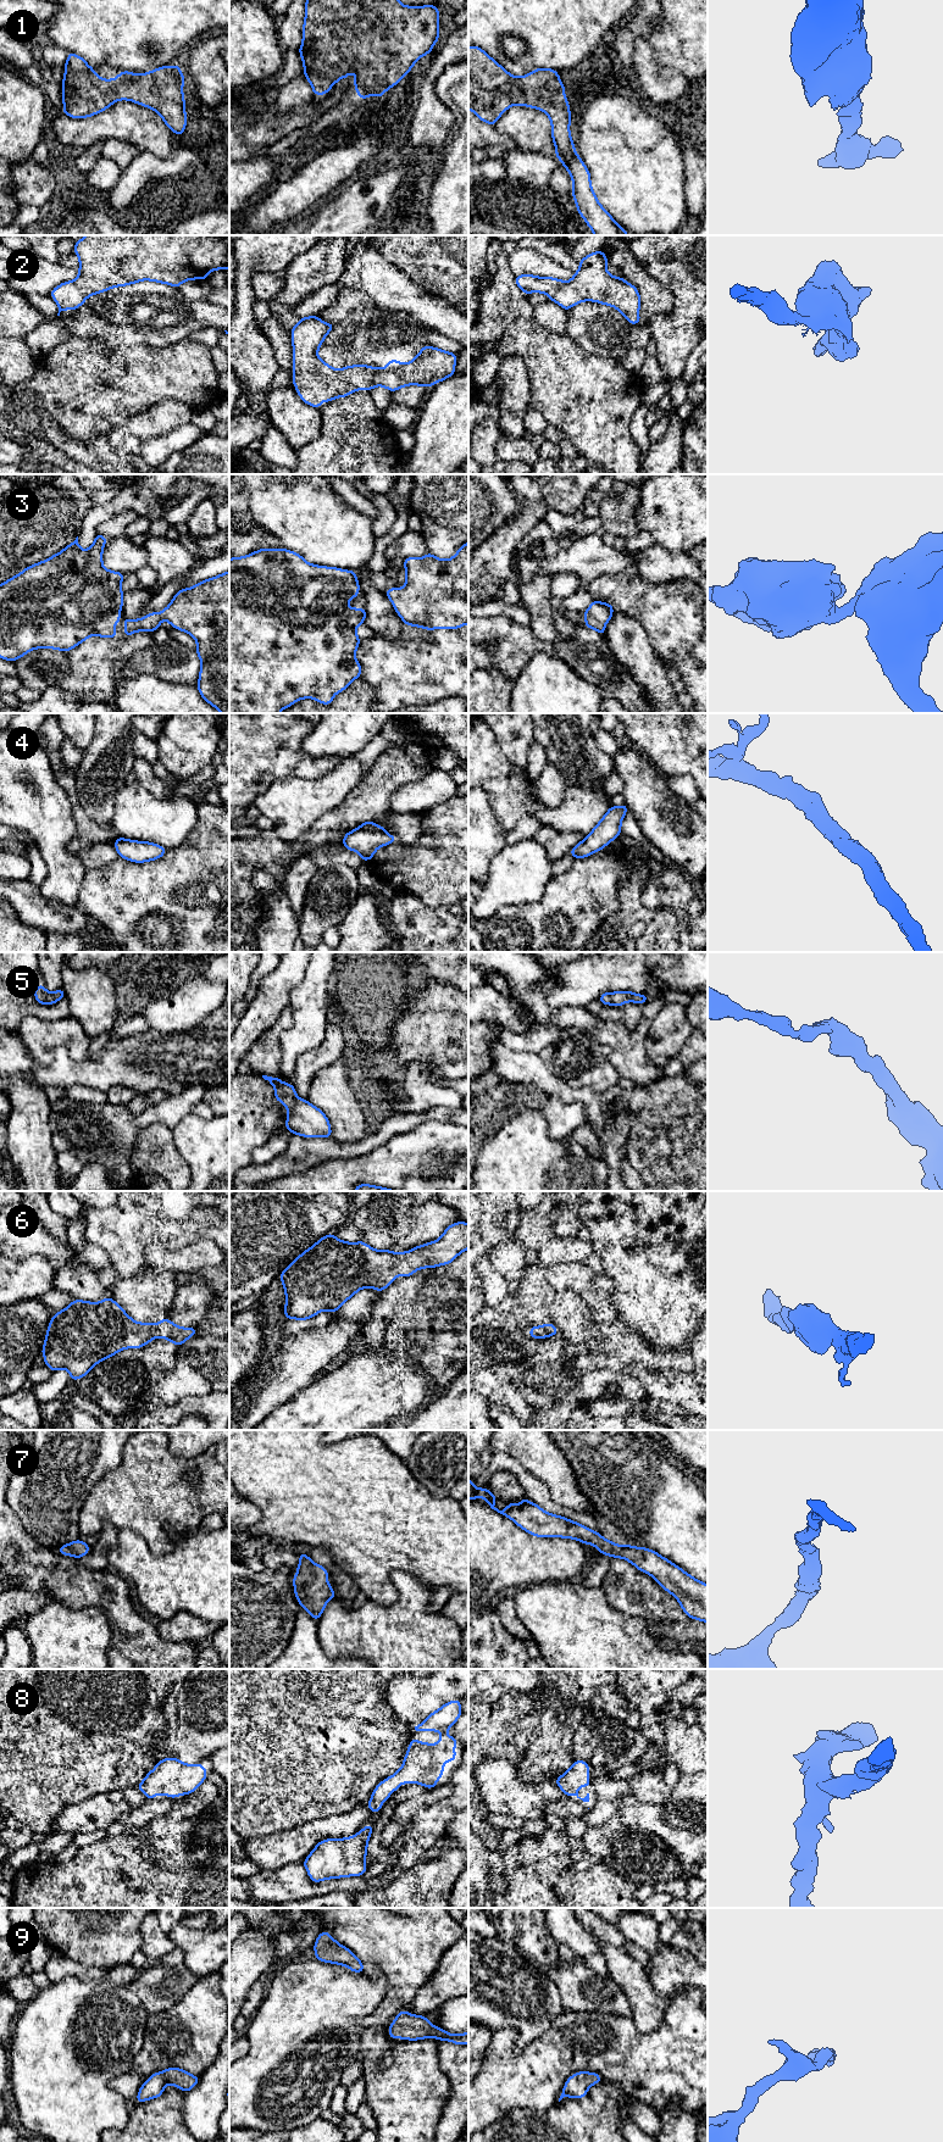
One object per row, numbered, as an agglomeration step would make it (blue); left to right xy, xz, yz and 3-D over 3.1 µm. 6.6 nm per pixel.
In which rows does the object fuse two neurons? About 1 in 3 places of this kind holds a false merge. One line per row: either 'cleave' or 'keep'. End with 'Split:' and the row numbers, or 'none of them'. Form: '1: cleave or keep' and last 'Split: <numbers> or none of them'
1: keep
2: keep
3: keep
4: keep
5: keep
6: keep
7: keep
8: keep
9: keep
Split: none of them

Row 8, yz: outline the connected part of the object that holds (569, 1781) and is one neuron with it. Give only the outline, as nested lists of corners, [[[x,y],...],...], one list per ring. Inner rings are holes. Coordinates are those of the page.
[[[575,1760],[573,1765],[555,1780],[555,1784],[564,1791],[566,1796],[576,1795],[583,1802],[589,1802],[589,1793],[584,1798],[578,1796],[581,1786],[589,1787],[590,1780],[587,1777],[589,1765],[584,1760]]]

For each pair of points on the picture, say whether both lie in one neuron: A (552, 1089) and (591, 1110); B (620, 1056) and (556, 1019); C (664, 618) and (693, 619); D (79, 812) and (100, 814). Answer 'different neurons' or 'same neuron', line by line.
A: same neuron
B: same neuron
C: same neuron
D: different neurons

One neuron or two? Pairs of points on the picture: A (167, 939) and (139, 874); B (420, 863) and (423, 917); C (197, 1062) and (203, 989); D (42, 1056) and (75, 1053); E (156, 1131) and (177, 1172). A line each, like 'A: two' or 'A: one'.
A: one
B: two
C: two
D: one
E: one

